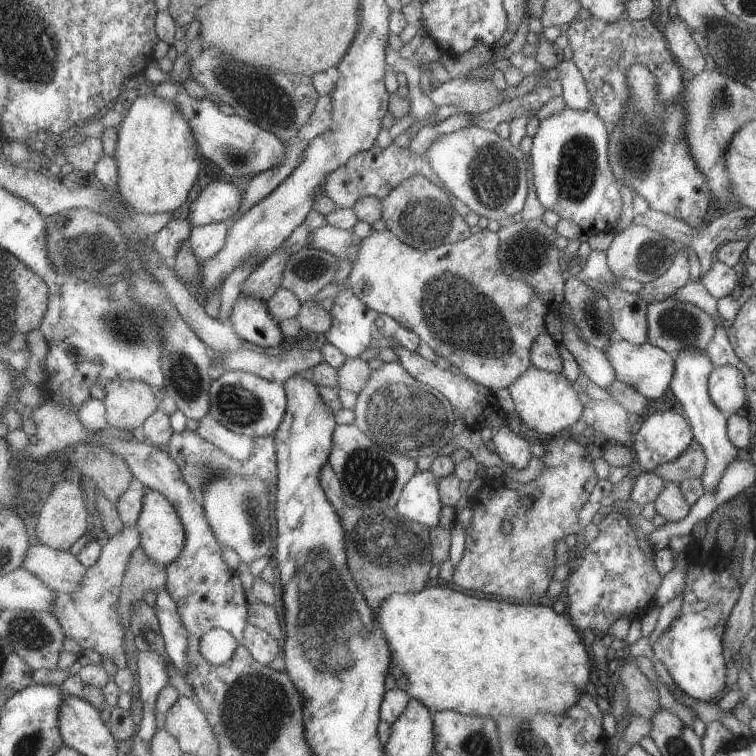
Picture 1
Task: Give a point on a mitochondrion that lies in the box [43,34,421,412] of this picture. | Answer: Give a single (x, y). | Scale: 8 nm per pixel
(263, 97)

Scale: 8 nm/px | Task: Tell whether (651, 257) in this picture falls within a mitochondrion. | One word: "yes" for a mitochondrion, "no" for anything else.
yes

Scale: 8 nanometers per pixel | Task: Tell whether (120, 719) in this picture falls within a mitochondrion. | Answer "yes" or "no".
no

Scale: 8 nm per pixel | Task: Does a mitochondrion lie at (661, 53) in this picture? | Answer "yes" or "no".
no

